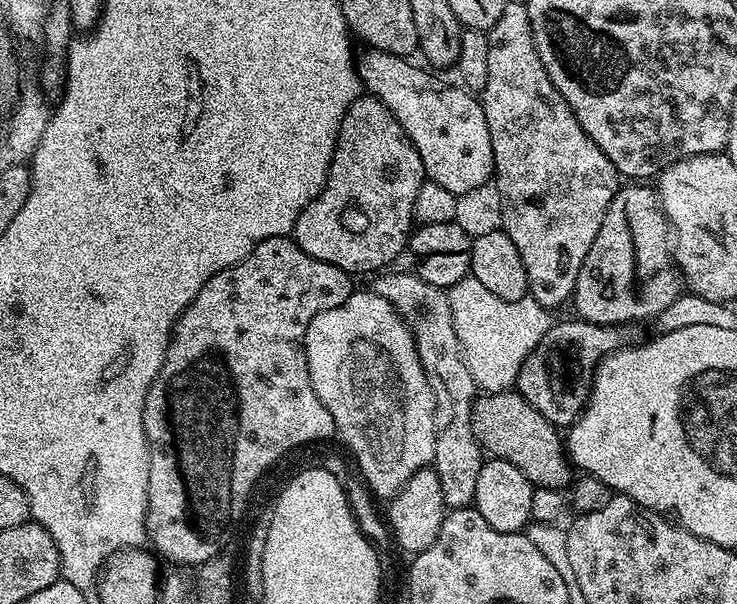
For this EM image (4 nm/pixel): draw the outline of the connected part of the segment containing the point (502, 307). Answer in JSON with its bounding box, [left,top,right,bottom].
[447,275,550,393]

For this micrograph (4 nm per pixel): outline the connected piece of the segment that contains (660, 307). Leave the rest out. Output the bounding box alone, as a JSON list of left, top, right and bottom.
[571,182,682,324]

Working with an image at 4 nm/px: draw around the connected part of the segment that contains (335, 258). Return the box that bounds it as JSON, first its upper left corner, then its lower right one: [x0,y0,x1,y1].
[294,94,425,274]

